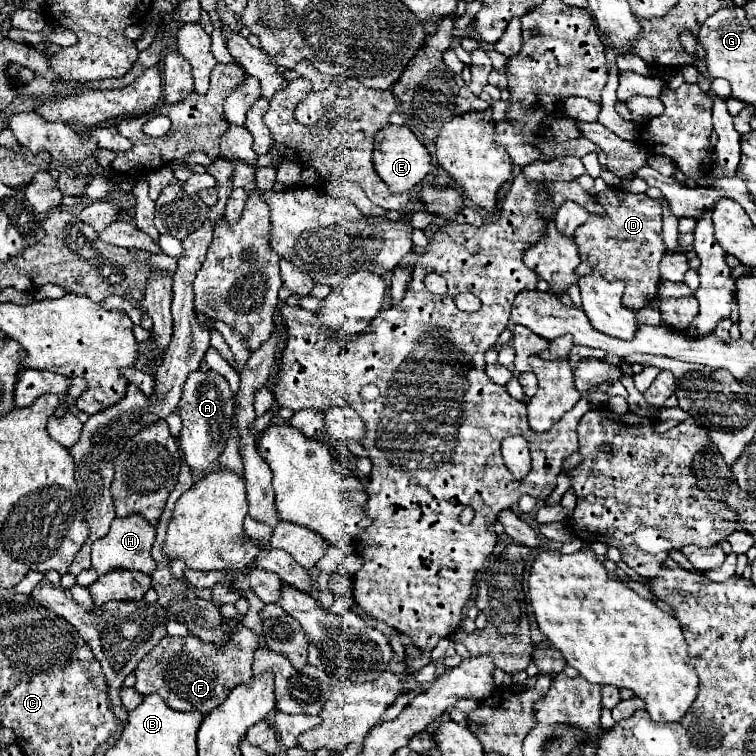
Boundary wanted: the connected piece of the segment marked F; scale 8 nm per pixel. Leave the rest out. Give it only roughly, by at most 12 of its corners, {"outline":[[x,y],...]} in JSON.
{"outline":[[257,633],[163,637],[135,691],[209,715],[251,681]]}

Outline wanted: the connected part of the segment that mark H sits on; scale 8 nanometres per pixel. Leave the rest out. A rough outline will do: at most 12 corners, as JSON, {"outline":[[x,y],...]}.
{"outline":[[139,513],[117,517],[93,541],[99,575],[131,569],[151,575],[155,525]]}

